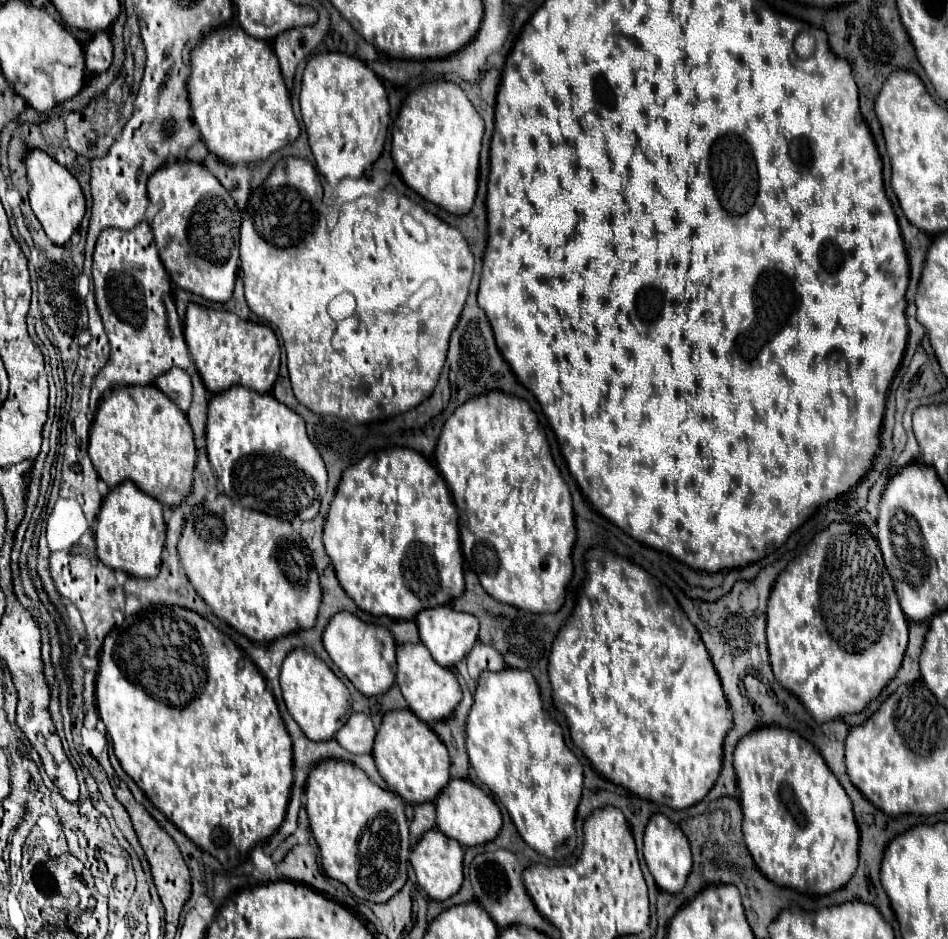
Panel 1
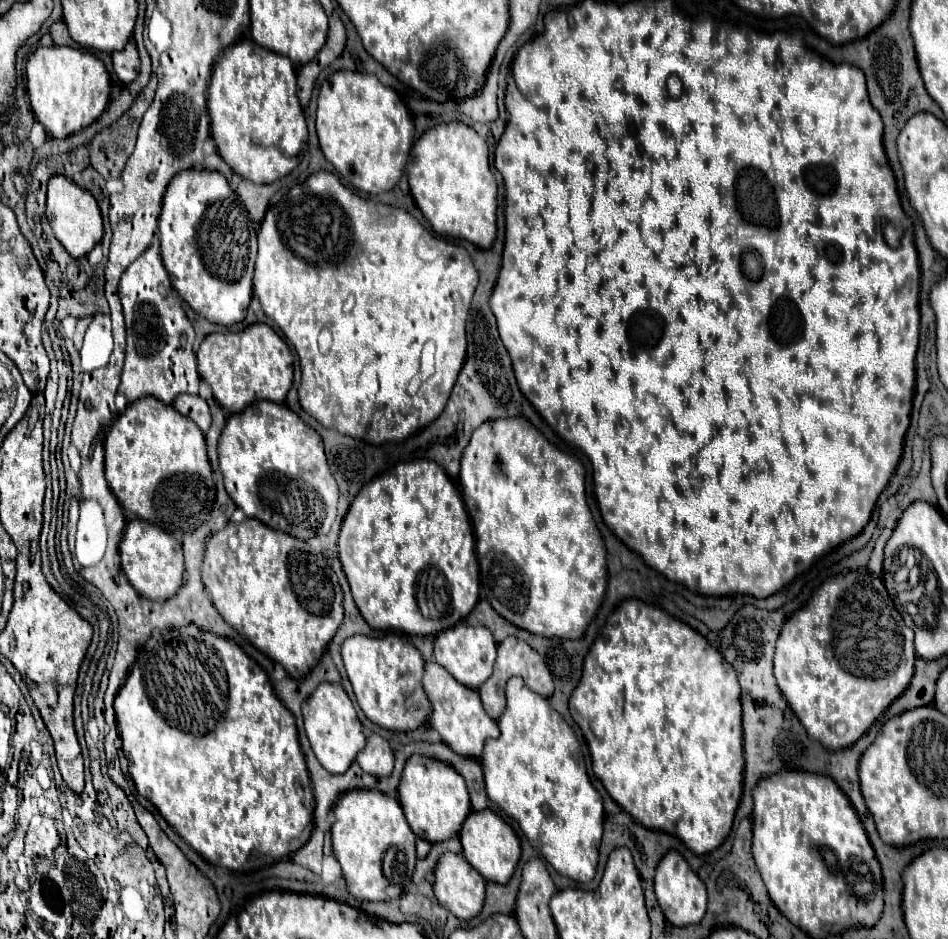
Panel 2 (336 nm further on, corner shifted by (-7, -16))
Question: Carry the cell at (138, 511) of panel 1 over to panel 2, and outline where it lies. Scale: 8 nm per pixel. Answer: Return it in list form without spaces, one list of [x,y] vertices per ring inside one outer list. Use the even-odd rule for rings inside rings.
[[[141,518],[129,520],[125,534],[123,534],[123,540],[121,540],[121,546],[119,546],[119,554],[121,554],[123,572],[127,574],[131,586],[141,596],[145,596],[149,600],[169,600],[181,588],[183,572],[185,572],[183,548],[165,530],[145,522]]]

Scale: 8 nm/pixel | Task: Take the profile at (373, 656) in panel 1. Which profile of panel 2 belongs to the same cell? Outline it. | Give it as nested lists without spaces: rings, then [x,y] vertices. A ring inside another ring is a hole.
[[[387,634],[383,638],[351,636],[341,646],[341,656],[357,704],[373,724],[385,730],[409,732],[429,722],[431,704],[423,688],[425,660],[415,646],[397,634]]]

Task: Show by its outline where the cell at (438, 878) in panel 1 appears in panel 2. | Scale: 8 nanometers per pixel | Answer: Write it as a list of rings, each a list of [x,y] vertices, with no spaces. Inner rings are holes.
[[[449,852],[439,858],[433,890],[437,902],[459,920],[471,920],[481,912],[485,884],[485,878],[461,854]]]

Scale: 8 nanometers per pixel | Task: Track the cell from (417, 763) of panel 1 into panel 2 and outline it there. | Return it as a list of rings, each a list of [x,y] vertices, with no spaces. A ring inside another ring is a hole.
[[[413,756],[405,764],[399,784],[399,802],[413,834],[431,844],[457,836],[465,818],[471,814],[469,792],[463,776],[457,774],[455,768],[451,768],[449,764],[423,756]]]

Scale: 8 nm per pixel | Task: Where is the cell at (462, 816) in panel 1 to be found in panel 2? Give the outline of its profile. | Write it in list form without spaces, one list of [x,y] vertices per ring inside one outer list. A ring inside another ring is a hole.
[[[491,810],[471,812],[459,832],[459,838],[463,844],[463,856],[469,860],[469,864],[473,864],[473,868],[477,868],[477,872],[481,872],[481,876],[487,882],[497,882],[497,884],[509,882],[521,858],[519,838],[511,828],[511,824],[507,824],[501,816],[497,816]]]

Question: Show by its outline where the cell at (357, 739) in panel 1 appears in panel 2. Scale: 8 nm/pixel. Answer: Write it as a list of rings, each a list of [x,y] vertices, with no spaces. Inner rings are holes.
[[[371,734],[367,738],[367,746],[365,750],[361,750],[357,754],[357,764],[361,764],[361,768],[365,772],[369,772],[371,776],[377,778],[387,778],[393,772],[393,750],[389,746],[389,742],[385,738],[381,738],[379,734]]]

